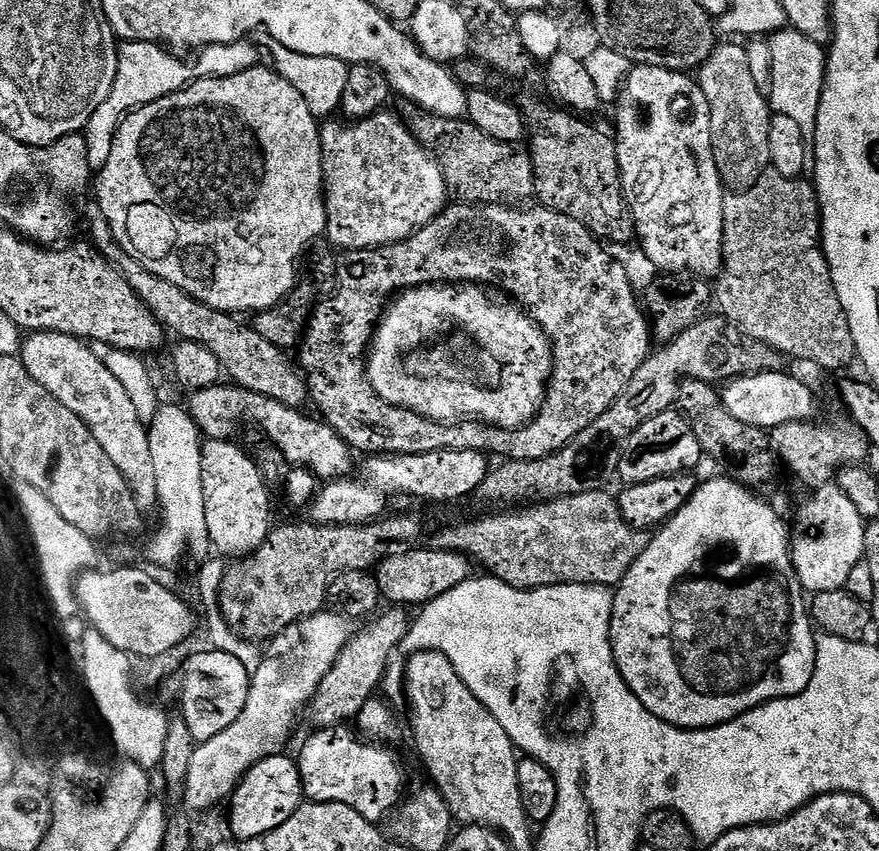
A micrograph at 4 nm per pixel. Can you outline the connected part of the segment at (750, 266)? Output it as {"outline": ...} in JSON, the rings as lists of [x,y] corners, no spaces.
{"outline":[[[775,170],[763,172],[758,179],[751,181],[741,192],[729,191],[724,197],[724,266],[714,288],[714,296],[718,301],[719,311],[725,320],[749,341],[766,344],[776,352],[781,352],[786,358],[792,356],[796,360],[805,360],[808,364],[817,364],[820,368],[844,368],[851,360],[857,359],[854,346],[854,334],[850,330],[850,322],[846,318],[846,310],[842,310],[842,302],[838,290],[832,281],[832,271],[824,253],[824,242],[820,235],[820,199],[816,197],[816,185],[807,179],[786,178]]]}

